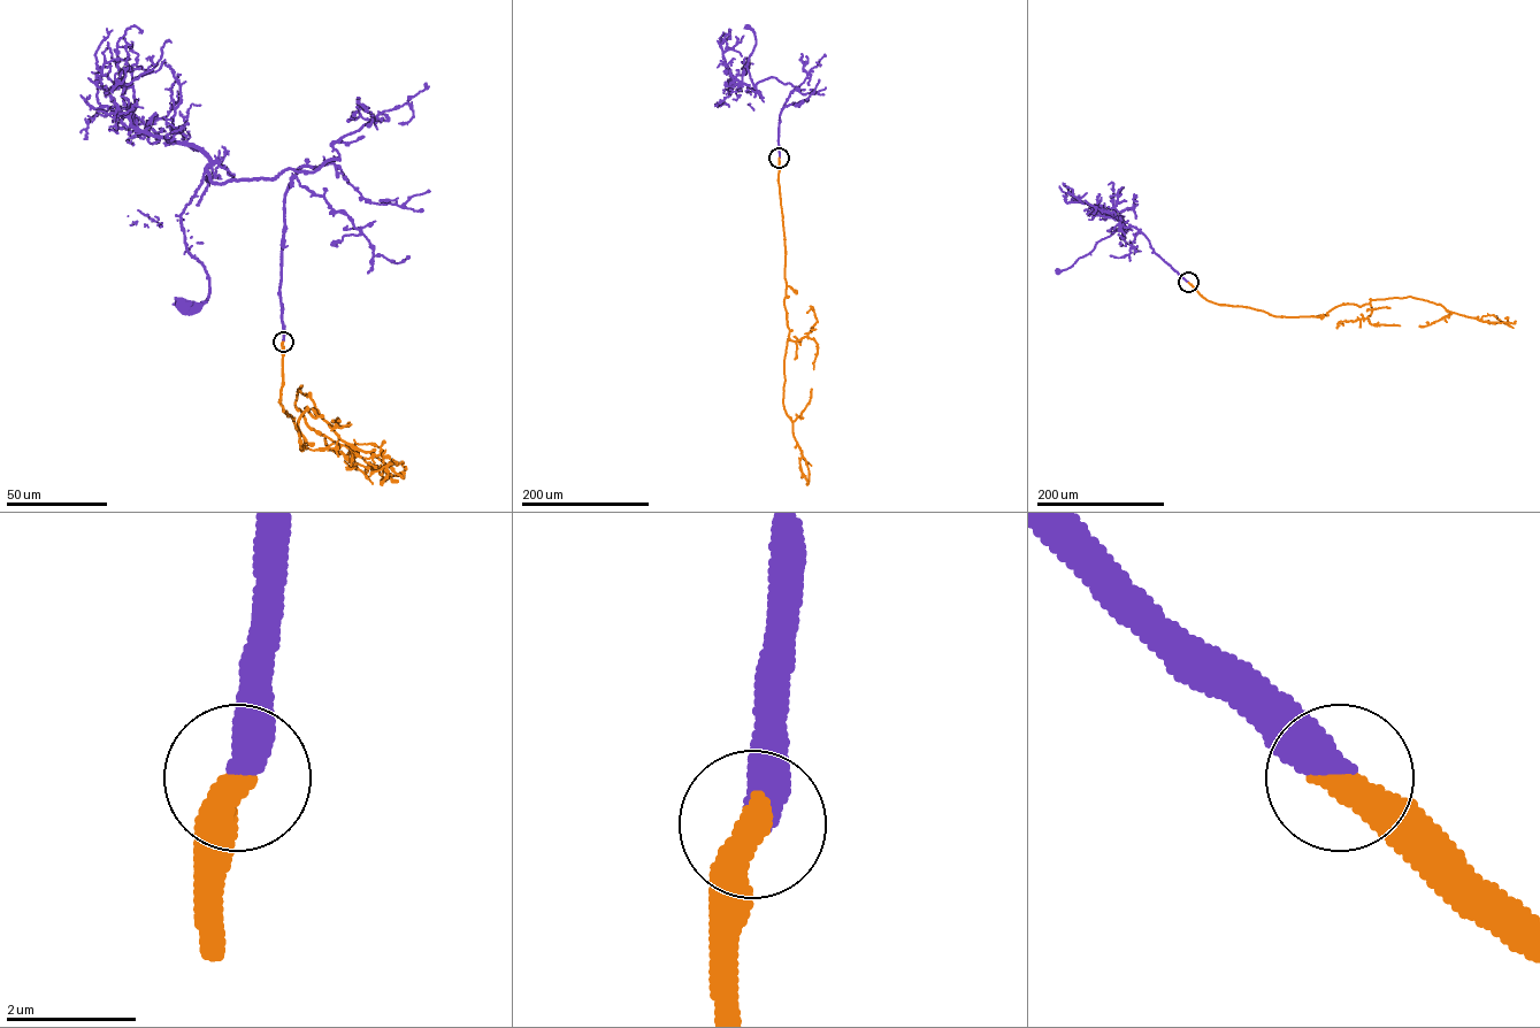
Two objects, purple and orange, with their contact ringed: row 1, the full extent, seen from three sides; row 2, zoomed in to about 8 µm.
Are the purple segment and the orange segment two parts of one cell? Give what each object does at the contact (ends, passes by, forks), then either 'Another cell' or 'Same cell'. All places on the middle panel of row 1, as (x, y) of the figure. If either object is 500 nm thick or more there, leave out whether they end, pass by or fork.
At the ring purple ends. At the ring orange ends. Same cell

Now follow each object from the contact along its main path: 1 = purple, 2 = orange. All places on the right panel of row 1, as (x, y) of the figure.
1: (1188, 282), (1154, 251), (1139, 230), (1119, 224), (1108, 230), (1118, 229), (1098, 242), (1092, 251), (1058, 270)
2: (1188, 282), (1209, 301), (1277, 316), (1324, 315), (1342, 305), (1411, 297), (1481, 321), (1515, 321)

